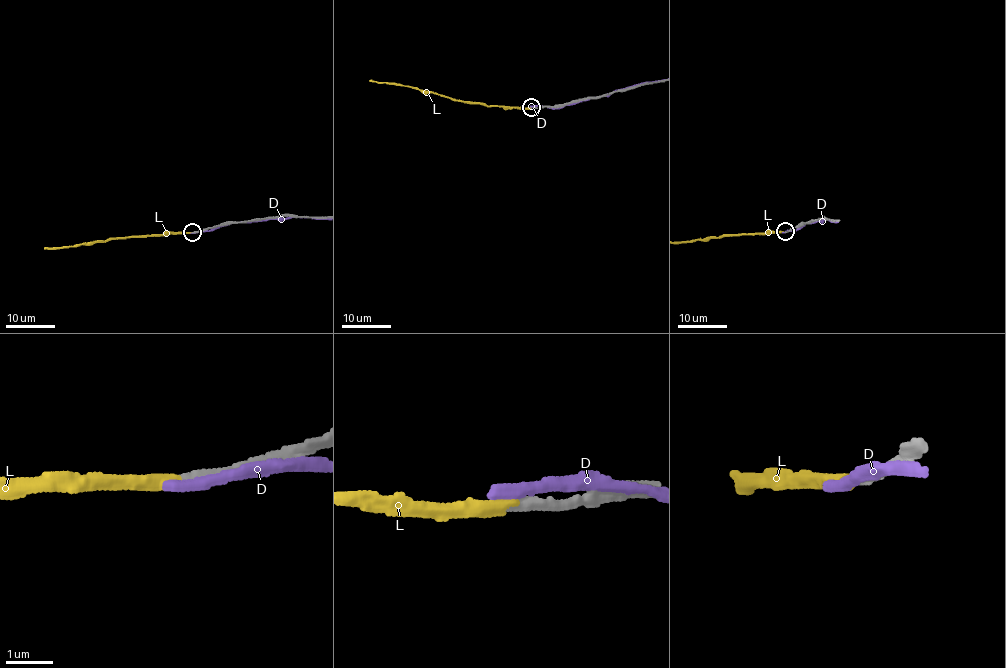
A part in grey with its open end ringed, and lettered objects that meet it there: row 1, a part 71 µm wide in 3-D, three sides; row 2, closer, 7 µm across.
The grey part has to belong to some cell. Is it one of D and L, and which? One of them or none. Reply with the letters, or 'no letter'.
L

